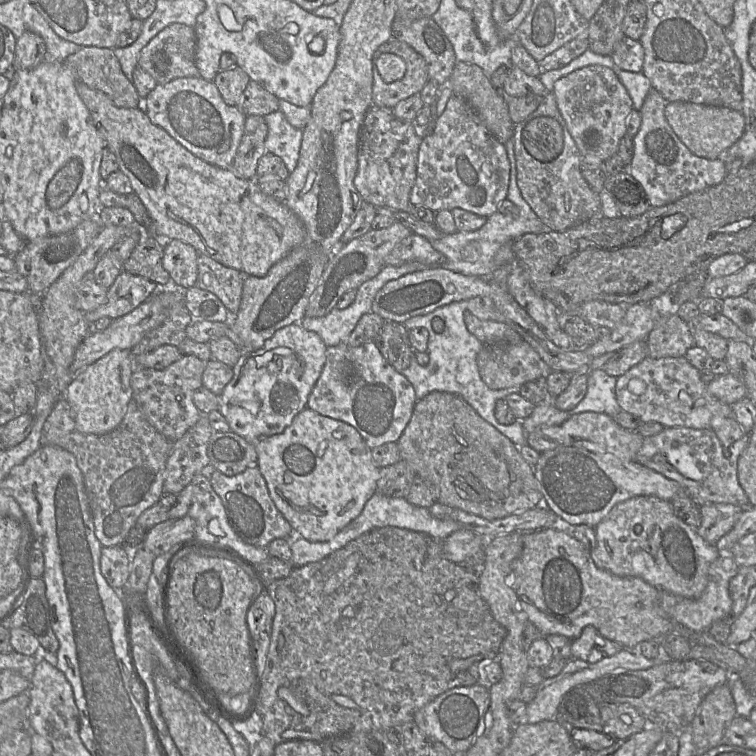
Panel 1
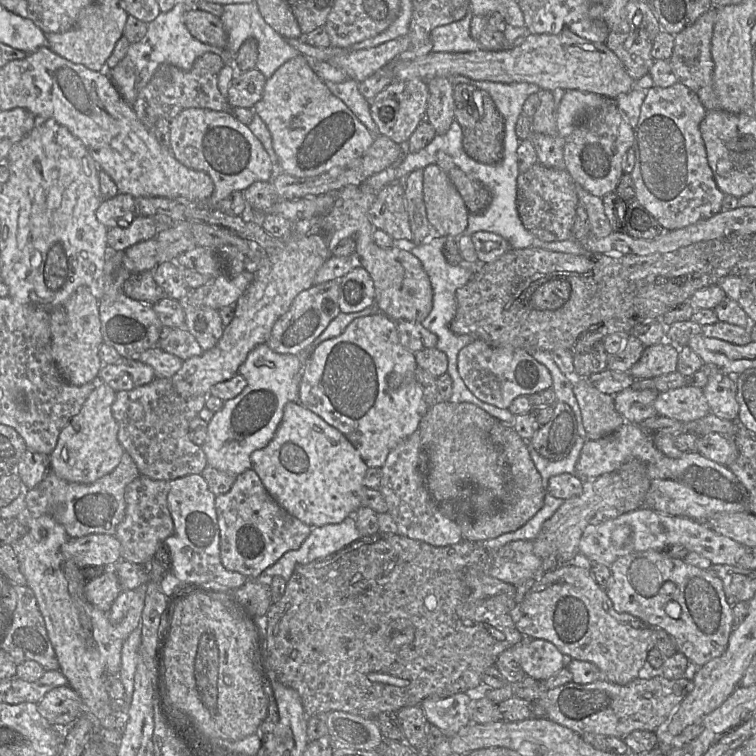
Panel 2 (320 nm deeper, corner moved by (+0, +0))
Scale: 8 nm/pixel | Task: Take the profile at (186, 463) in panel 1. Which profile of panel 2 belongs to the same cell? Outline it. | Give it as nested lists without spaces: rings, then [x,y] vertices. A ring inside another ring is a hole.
[[[142,475],[126,486],[125,516],[114,534],[121,544],[121,560],[138,564],[149,563],[159,546],[173,534],[174,522],[168,507],[169,490],[169,481],[153,480]]]

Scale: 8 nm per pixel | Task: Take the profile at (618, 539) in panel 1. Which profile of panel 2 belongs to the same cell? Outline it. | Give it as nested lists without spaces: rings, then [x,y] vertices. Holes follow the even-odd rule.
[[[664,551],[635,552],[615,560],[609,567],[610,578],[606,588],[614,610],[628,613],[649,627],[664,630],[674,641],[677,651],[684,654],[693,669],[721,656],[734,629],[731,605],[727,602],[722,580],[711,569],[703,570],[685,563],[683,559],[667,556]]]

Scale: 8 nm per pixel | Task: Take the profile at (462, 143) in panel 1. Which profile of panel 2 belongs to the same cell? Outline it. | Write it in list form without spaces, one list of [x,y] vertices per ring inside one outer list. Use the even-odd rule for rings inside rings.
[[[454,167],[447,175],[461,195],[470,214],[483,212],[490,204],[491,193],[480,182]]]

